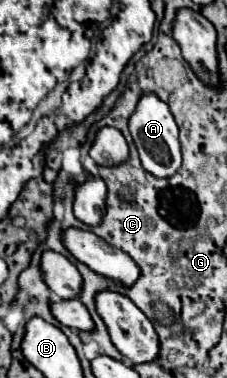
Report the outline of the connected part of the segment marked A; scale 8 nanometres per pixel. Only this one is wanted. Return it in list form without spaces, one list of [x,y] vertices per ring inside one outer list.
[[[143,93],[139,97],[139,103],[129,117],[129,131],[131,131],[133,143],[139,151],[145,171],[153,173],[155,177],[169,177],[179,171],[181,151],[179,151],[179,139],[177,139],[177,123],[167,103],[161,101],[157,93]]]

